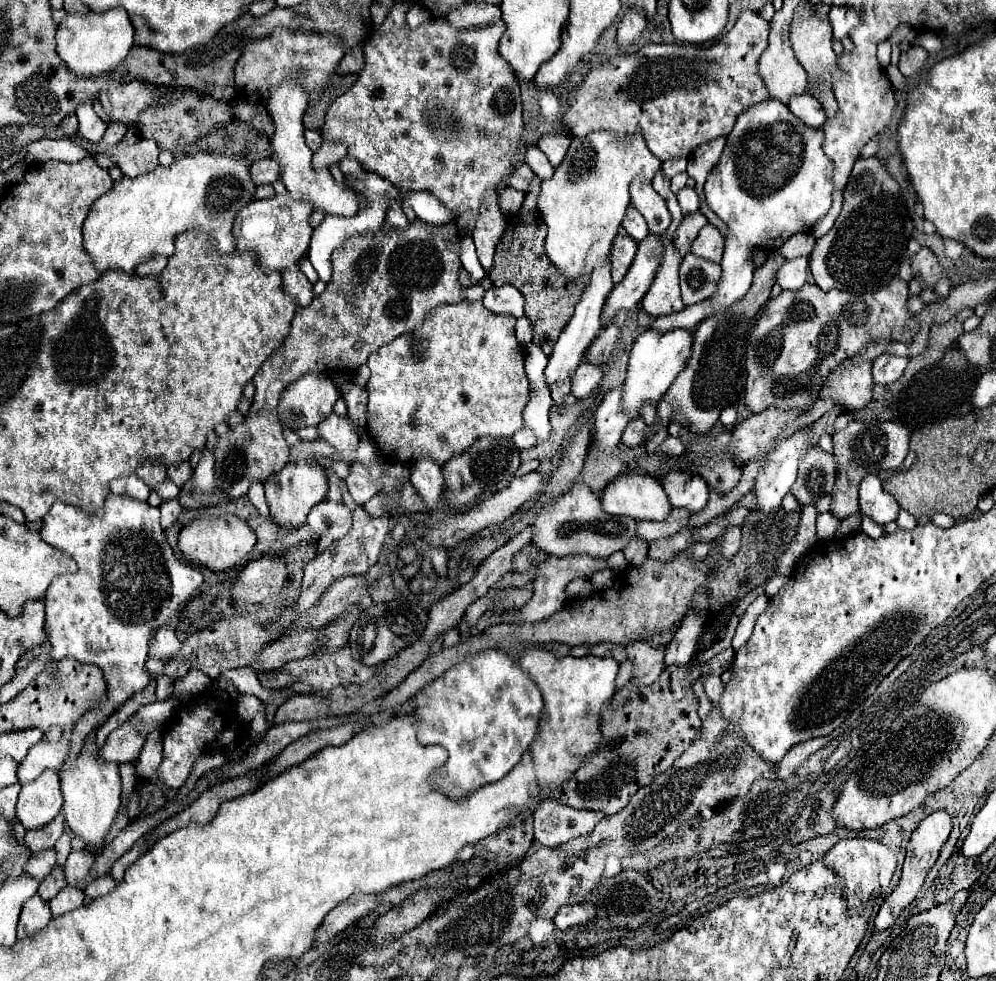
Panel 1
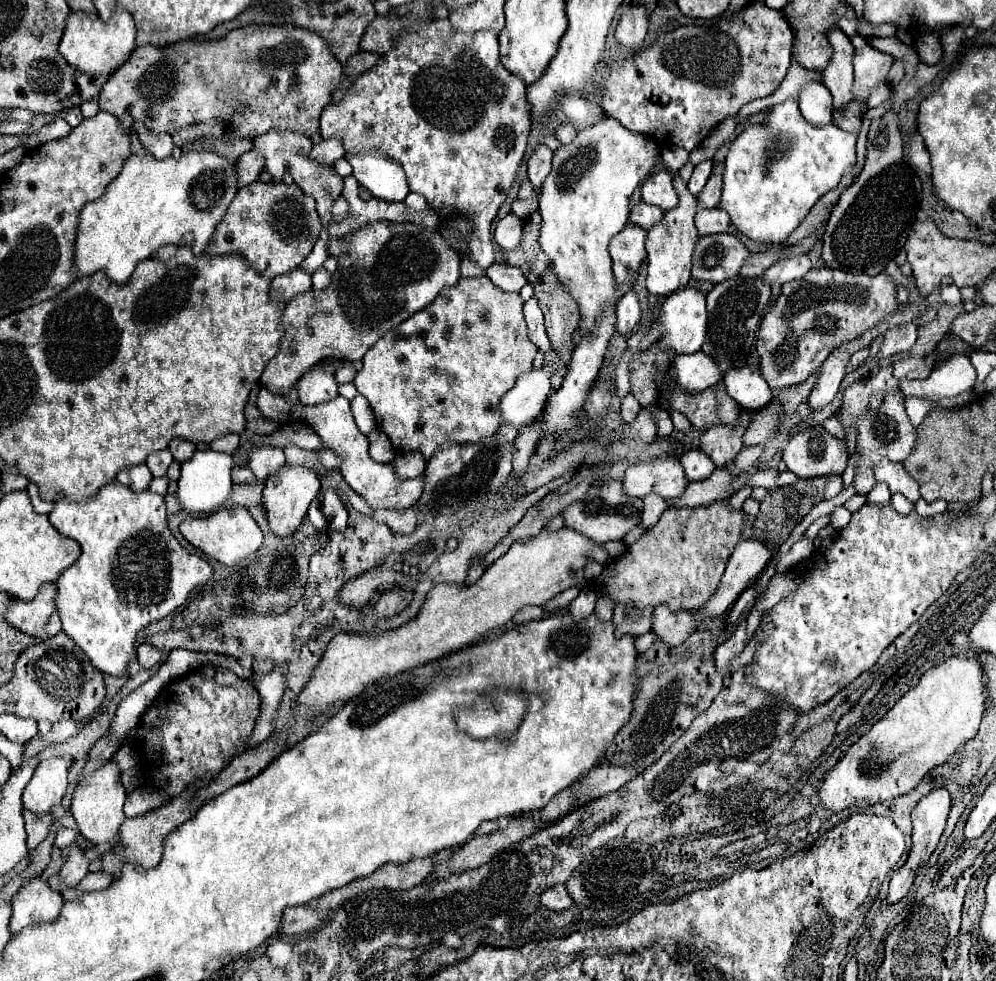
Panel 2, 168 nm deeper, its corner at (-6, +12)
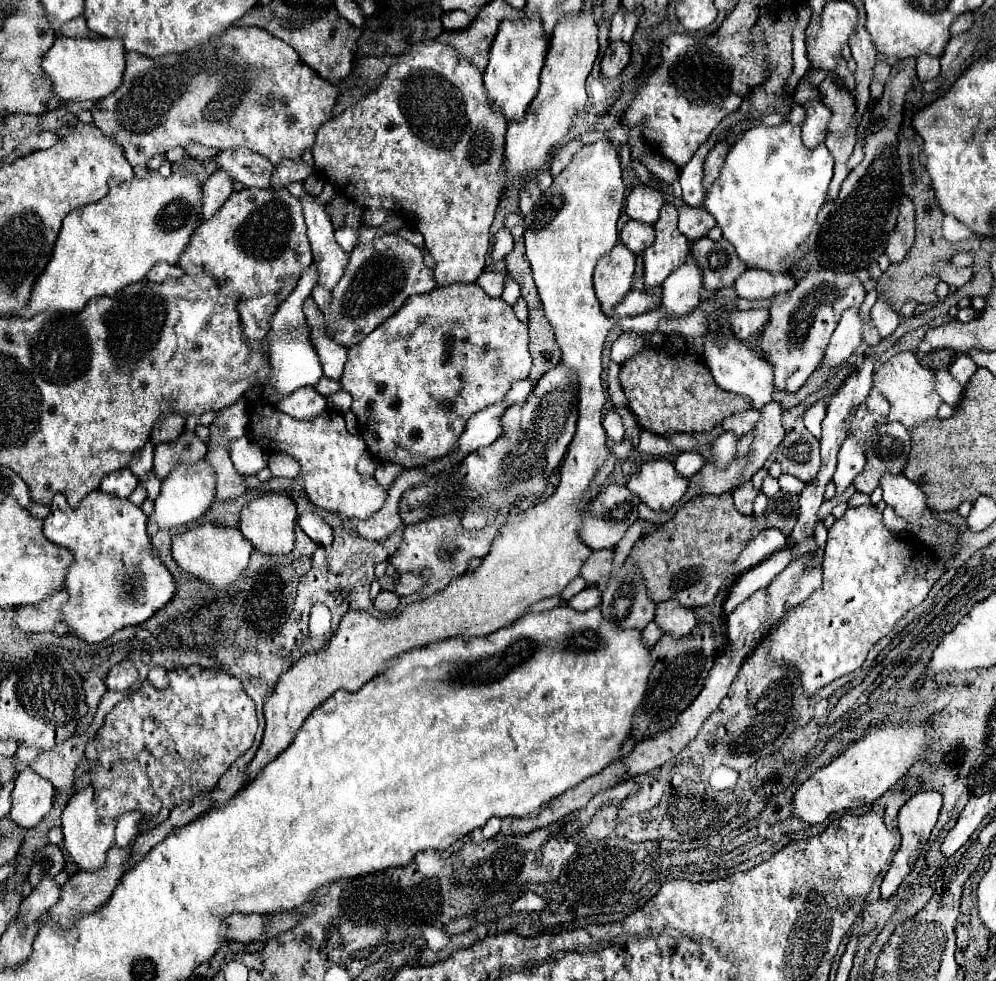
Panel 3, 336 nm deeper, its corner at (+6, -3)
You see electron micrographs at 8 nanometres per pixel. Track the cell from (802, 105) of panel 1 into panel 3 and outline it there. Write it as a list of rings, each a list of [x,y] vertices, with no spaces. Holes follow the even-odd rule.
[[[811,100],[803,104],[805,110],[805,120],[801,122],[801,140],[807,148],[815,148],[817,144],[823,142],[827,134],[827,120],[831,112],[823,106],[821,100]]]

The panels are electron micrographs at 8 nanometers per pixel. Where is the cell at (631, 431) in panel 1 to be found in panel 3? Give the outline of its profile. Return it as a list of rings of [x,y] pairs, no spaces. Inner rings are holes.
[[[613,408],[605,414],[603,428],[605,428],[605,432],[607,432],[607,438],[609,438],[609,440],[613,440],[613,442],[621,442],[621,440],[625,438],[625,430],[623,430],[621,416],[619,416]]]

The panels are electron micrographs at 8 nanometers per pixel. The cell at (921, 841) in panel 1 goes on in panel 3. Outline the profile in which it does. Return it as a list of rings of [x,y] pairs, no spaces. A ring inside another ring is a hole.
[[[919,792],[915,794],[899,812],[899,832],[901,832],[901,848],[899,852],[895,854],[893,858],[893,864],[889,868],[889,872],[885,874],[883,882],[881,882],[881,898],[883,900],[889,900],[897,888],[901,886],[901,882],[909,876],[909,872],[913,870],[923,846],[927,844],[929,836],[931,836],[931,830],[935,828],[935,822],[937,822],[937,816],[939,816],[939,810],[941,810],[941,796],[939,792]]]

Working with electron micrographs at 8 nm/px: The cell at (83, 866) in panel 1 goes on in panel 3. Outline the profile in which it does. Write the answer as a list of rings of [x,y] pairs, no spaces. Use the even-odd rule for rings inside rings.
[[[47,876],[39,882],[39,888],[35,888],[27,898],[23,898],[23,904],[19,908],[19,920],[25,924],[35,922],[45,912],[49,912],[61,898],[61,884],[55,882],[55,878]]]

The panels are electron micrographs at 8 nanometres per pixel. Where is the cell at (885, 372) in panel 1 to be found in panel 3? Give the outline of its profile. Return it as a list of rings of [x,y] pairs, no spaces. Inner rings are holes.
[[[879,298],[879,300],[875,302],[873,310],[871,310],[871,320],[873,320],[875,328],[879,330],[881,340],[885,340],[885,338],[889,338],[889,336],[895,332],[895,328],[899,326],[899,320],[901,320],[901,318],[887,306],[885,298]]]

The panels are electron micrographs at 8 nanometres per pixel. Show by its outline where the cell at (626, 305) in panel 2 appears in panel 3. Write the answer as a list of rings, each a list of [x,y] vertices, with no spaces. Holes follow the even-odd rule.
[[[631,290],[613,310],[611,318],[619,320],[619,318],[625,318],[625,316],[639,316],[639,314],[645,314],[649,310],[653,310],[655,304],[653,304],[653,296],[645,294],[645,292],[637,292],[637,290]]]

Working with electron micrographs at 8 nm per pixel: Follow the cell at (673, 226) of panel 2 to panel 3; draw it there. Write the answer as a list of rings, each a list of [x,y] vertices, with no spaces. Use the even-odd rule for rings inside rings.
[[[669,204],[661,208],[655,228],[655,242],[643,250],[645,286],[661,286],[663,280],[677,270],[689,254],[689,240],[677,232],[677,210]]]

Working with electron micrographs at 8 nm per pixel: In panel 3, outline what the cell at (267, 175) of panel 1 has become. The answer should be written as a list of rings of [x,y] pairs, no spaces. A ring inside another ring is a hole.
[[[217,170],[211,178],[203,184],[203,220],[211,218],[223,202],[233,194],[233,180],[227,172]]]

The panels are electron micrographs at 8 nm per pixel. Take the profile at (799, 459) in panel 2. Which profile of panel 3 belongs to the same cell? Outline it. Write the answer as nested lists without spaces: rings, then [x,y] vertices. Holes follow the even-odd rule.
[[[791,430],[777,448],[777,462],[783,474],[791,474],[801,482],[811,482],[821,466],[819,440],[809,430]]]

